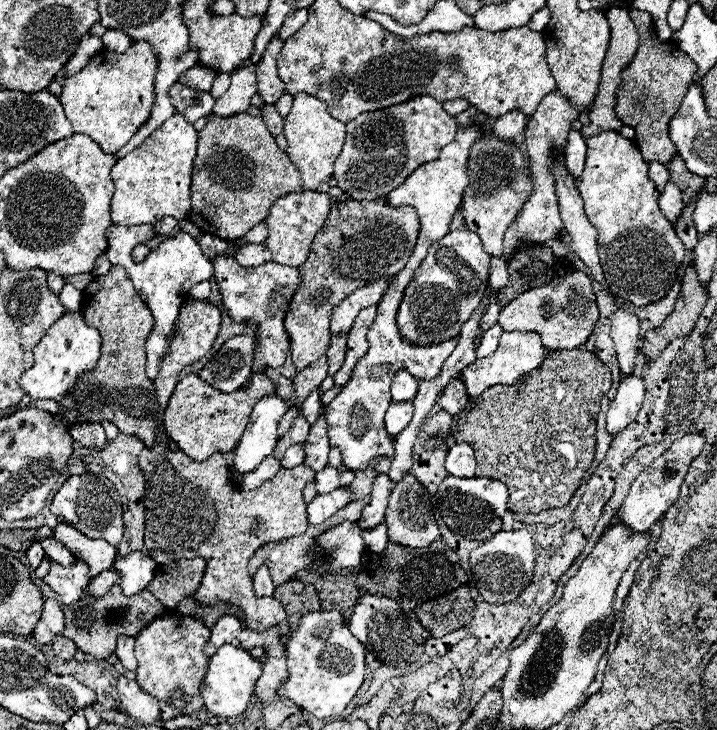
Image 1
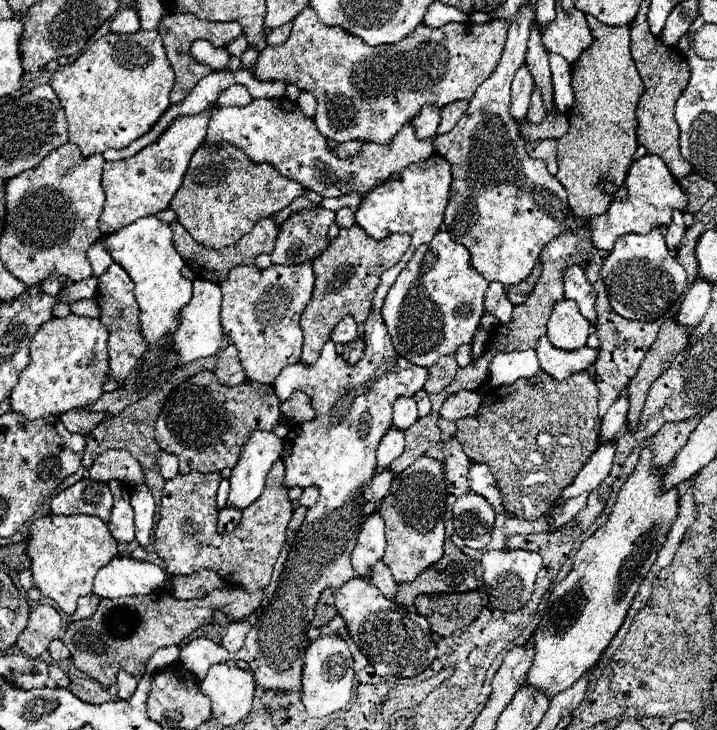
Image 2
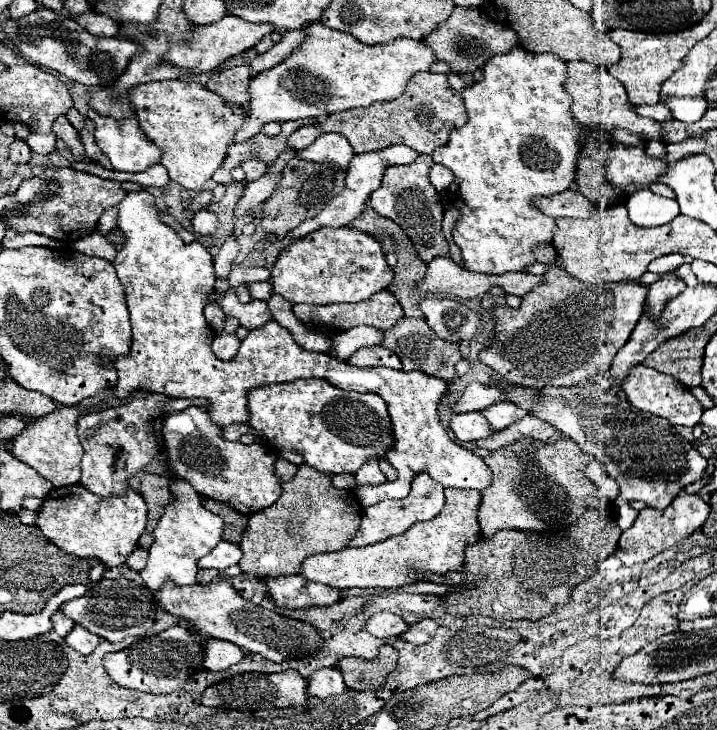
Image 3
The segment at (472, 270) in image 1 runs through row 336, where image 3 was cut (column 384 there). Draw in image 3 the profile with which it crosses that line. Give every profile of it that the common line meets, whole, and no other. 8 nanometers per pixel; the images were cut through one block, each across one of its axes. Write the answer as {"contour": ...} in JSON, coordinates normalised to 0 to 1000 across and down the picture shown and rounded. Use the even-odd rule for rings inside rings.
{"contour":[[[410,521],[396,526],[374,526],[349,537],[346,542],[349,562],[349,584],[365,592],[374,603],[374,611],[385,619],[391,616],[413,616],[424,625],[424,633],[435,641],[455,649],[494,649],[508,630],[524,625],[536,627],[538,616],[547,611],[547,584],[544,570],[538,564],[538,553],[524,540],[502,540],[474,534],[452,521]]]}

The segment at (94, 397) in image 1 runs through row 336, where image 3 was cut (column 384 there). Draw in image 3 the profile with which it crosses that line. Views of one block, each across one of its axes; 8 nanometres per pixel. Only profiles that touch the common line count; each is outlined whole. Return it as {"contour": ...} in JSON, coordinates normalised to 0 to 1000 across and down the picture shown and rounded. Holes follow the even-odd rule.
{"contour":[[[583,99],[569,110],[566,123],[558,134],[519,142],[513,148],[488,148],[480,153],[469,153],[444,173],[421,173],[402,189],[402,200],[410,205],[424,205],[441,192],[444,184],[471,181],[488,195],[497,211],[533,205],[547,197],[572,200],[583,211],[603,211],[611,200],[619,200],[628,181],[647,173],[650,164],[653,156],[647,153],[644,134],[633,121],[628,121],[622,101]]]}

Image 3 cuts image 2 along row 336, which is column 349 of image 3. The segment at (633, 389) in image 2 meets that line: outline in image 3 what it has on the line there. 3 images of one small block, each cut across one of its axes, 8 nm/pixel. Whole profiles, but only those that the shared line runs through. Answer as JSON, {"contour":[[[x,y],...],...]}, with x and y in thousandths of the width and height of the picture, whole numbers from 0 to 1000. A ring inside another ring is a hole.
{"contour":[[[536,882],[527,890],[527,899],[522,904],[510,901],[474,901],[471,915],[480,926],[480,934],[491,945],[524,945],[530,937],[536,937],[536,926],[552,915],[552,890],[541,882]]]}

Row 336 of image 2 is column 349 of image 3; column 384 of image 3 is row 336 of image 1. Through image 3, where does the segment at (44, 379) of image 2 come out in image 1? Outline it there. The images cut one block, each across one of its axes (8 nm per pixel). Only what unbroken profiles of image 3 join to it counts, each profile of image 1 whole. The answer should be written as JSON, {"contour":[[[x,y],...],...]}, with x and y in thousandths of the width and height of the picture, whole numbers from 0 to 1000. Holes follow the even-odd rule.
{"contour":[[[112,427],[89,430],[84,438],[78,438],[78,444],[73,444],[73,449],[67,449],[61,463],[50,471],[47,501],[39,510],[33,510],[33,515],[28,515],[28,529],[47,548],[84,548],[84,542],[89,542],[89,537],[95,537],[103,529],[106,515],[112,510],[131,504],[139,488],[139,474],[139,455],[134,449],[120,447]]]}

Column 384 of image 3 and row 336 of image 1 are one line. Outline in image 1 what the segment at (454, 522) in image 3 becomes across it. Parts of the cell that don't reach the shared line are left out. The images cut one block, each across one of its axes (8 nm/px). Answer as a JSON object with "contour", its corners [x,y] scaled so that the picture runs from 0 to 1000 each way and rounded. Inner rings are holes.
{"contour":[[[798,373],[770,384],[764,392],[742,395],[706,416],[695,433],[703,452],[742,452],[753,458],[762,479],[801,479],[820,466],[834,441],[831,405],[823,381],[815,373]]]}

